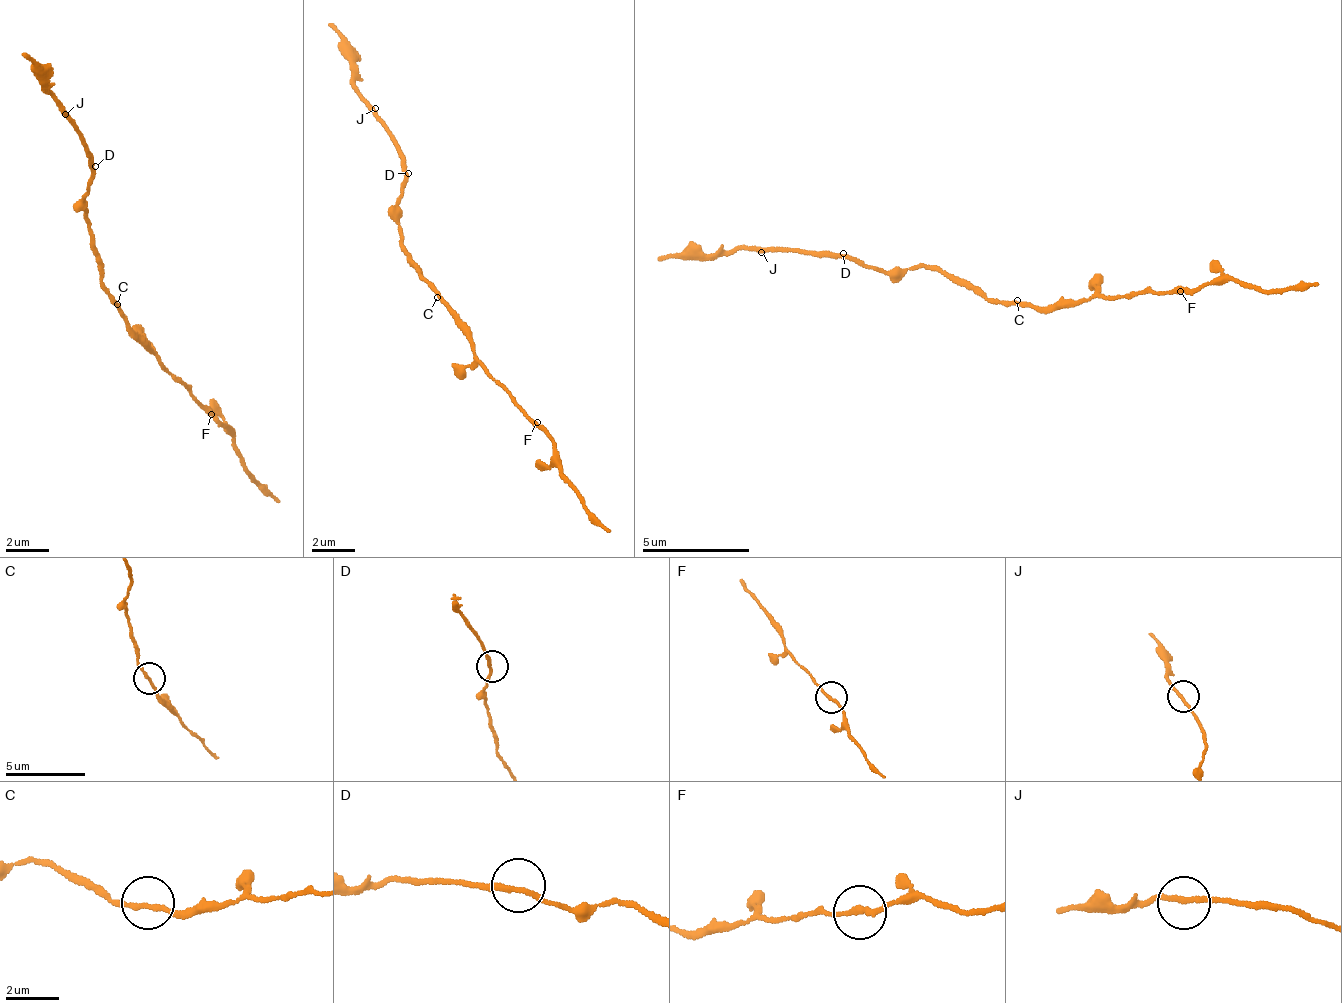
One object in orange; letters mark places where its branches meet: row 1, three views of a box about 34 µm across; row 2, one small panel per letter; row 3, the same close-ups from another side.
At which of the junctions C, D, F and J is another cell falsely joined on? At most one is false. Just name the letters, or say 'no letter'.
no letter

